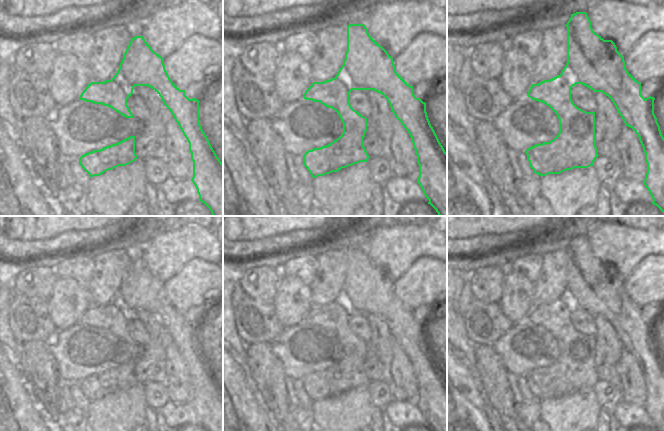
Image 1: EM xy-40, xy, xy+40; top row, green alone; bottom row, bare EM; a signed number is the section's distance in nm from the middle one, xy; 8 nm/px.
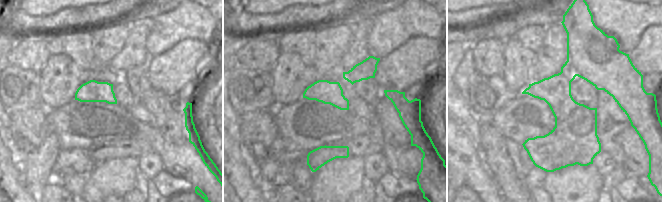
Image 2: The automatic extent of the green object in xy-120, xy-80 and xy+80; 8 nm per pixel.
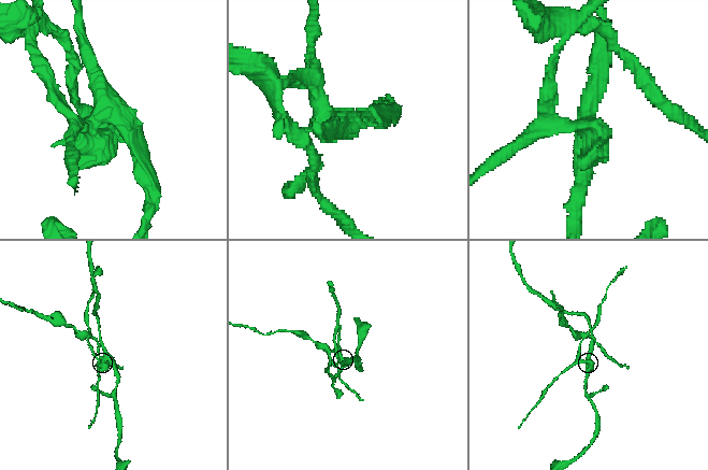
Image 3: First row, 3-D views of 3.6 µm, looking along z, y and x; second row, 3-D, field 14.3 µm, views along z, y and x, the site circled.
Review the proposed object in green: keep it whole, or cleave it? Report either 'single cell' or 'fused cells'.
fused cells

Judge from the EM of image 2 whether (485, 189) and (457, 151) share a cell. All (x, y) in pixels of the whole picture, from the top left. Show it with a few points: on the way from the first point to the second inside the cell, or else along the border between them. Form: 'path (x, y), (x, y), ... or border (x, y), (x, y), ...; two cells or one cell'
path (476, 180), (457, 160); one cell

